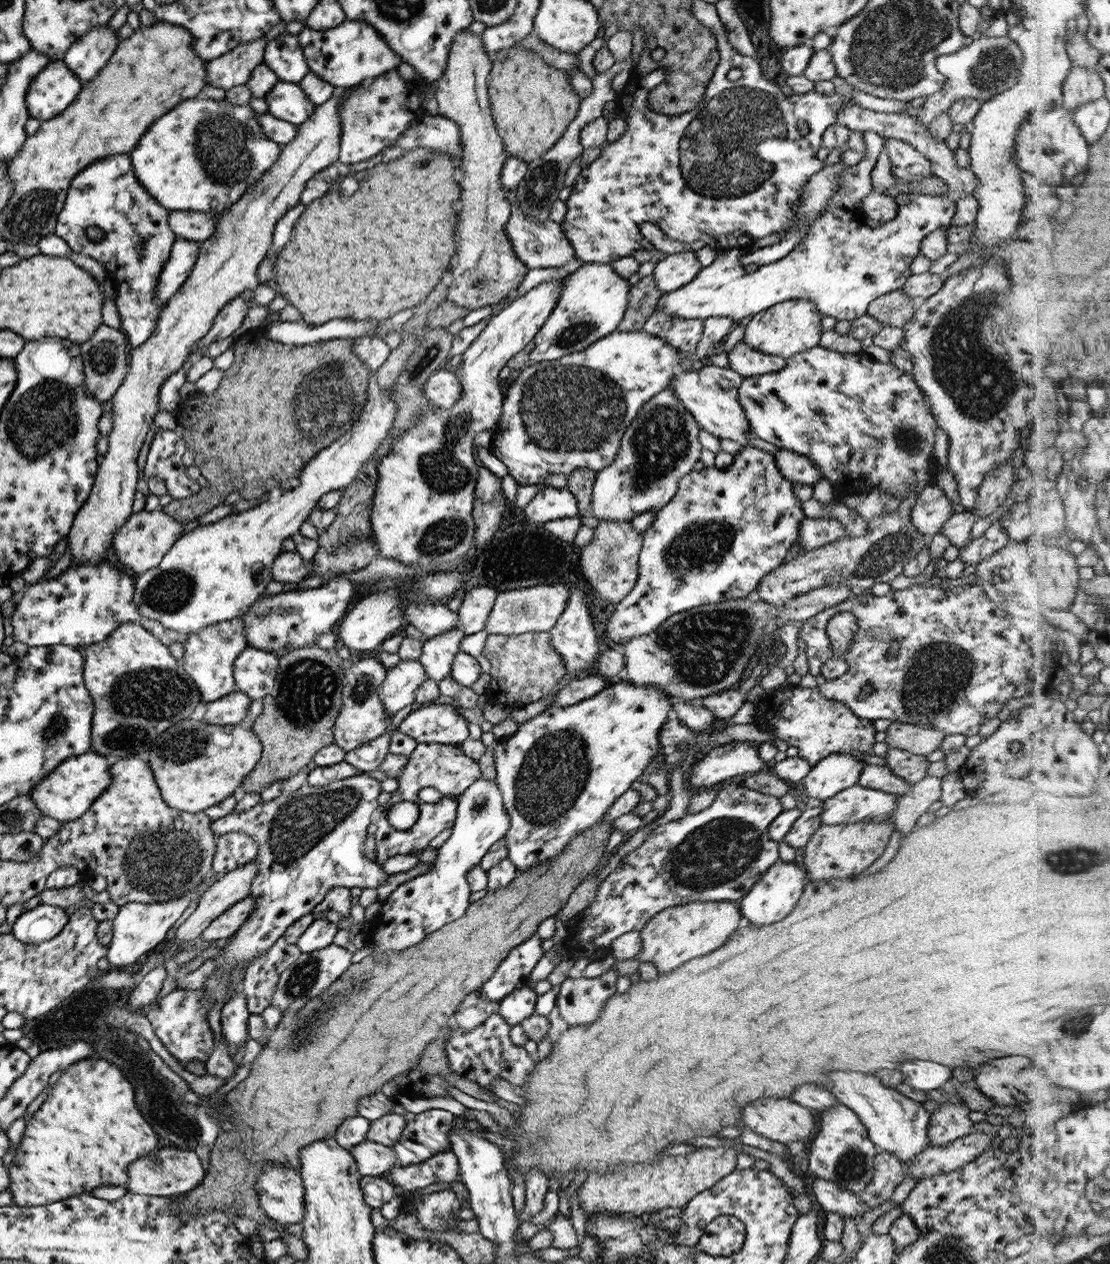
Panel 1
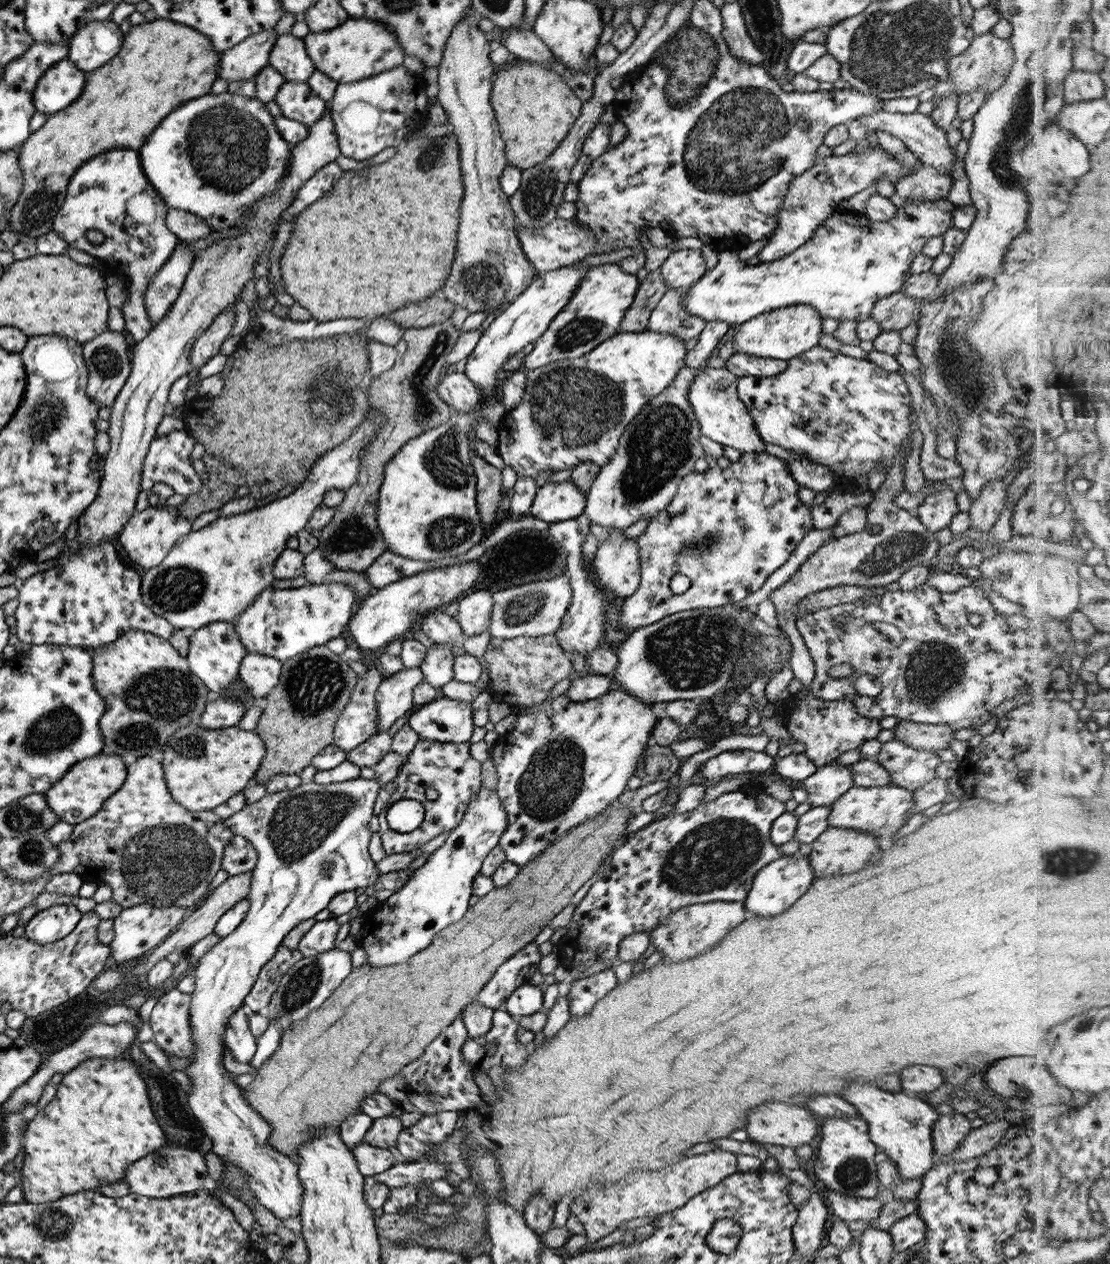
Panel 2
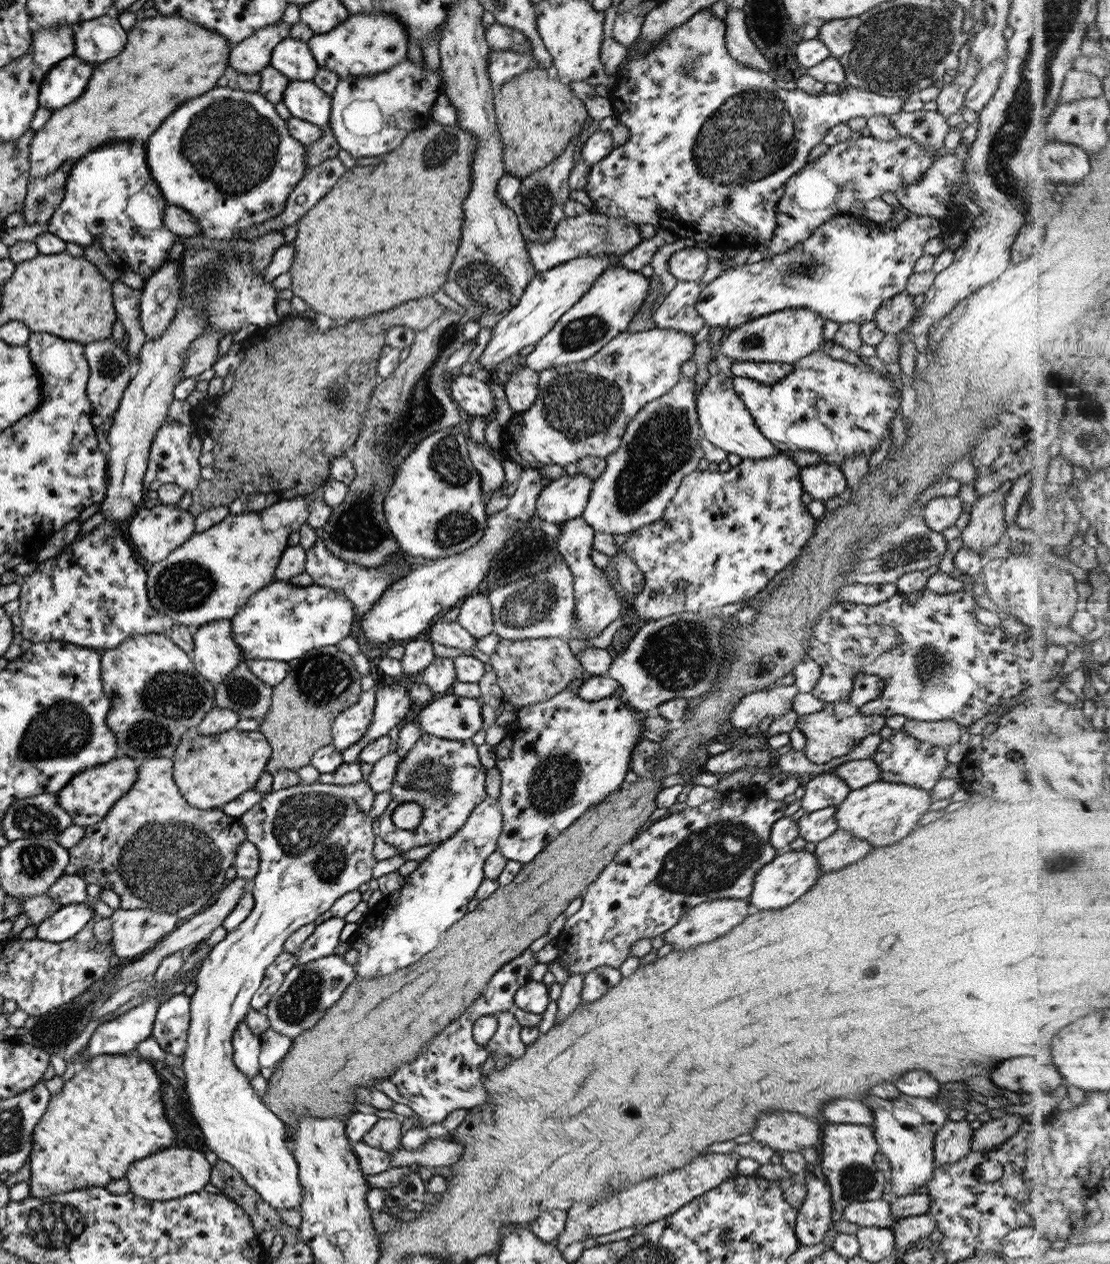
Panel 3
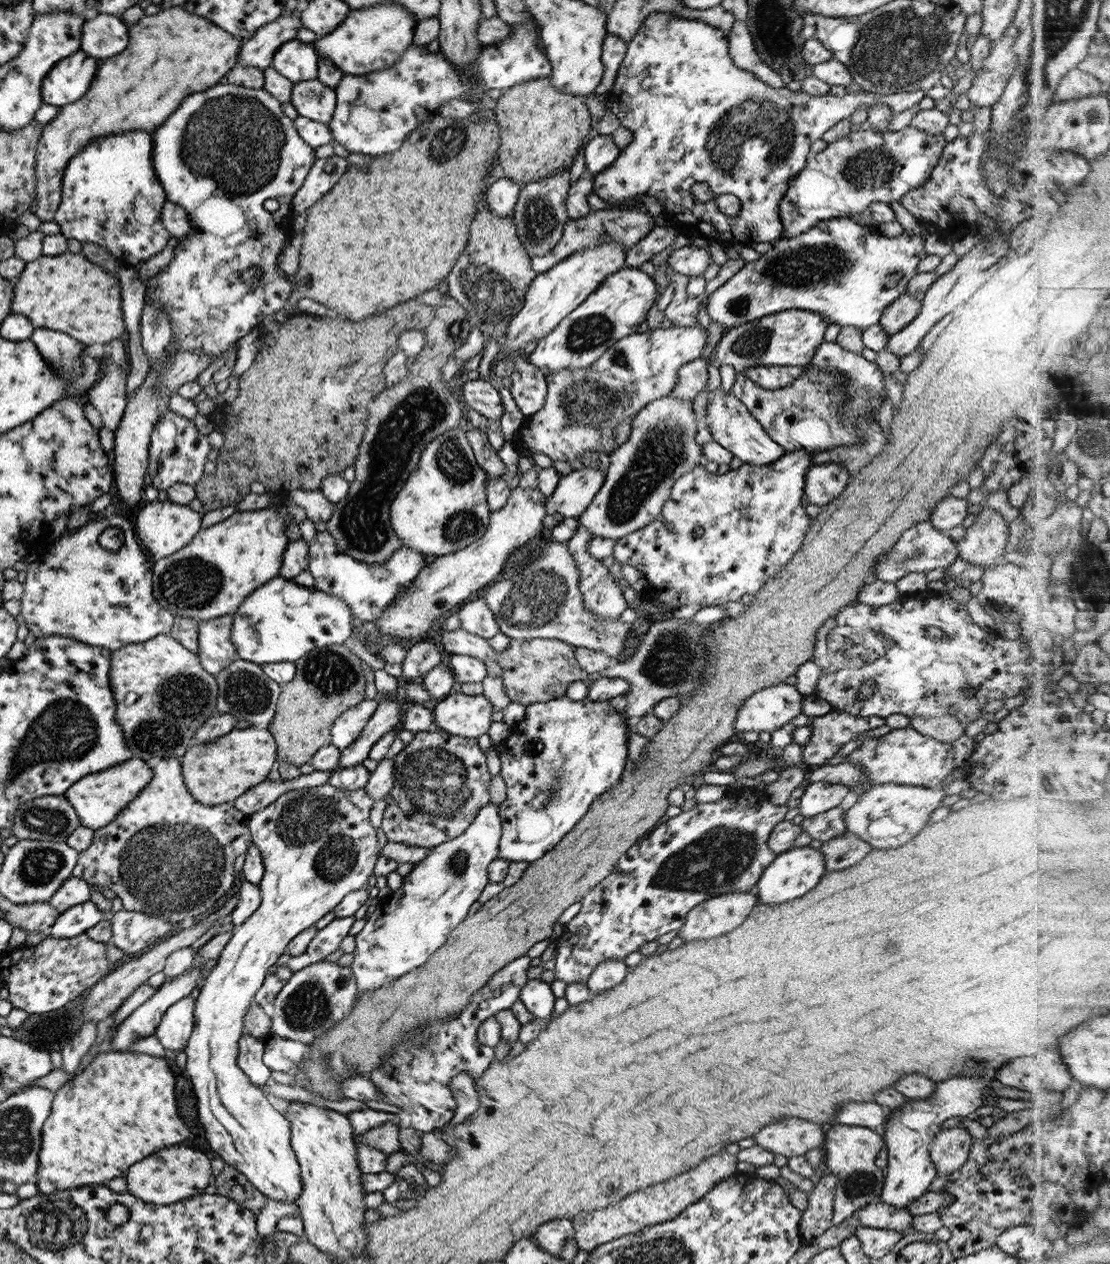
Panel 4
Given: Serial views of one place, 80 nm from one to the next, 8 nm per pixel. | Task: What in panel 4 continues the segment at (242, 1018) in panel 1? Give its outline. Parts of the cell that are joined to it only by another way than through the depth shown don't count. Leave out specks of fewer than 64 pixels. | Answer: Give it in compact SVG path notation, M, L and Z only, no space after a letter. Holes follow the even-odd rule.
M241 1033L237 1039L236 1065L244 1072L253 1086L262 1088L269 1080L270 1070L263 1064L263 1041Z

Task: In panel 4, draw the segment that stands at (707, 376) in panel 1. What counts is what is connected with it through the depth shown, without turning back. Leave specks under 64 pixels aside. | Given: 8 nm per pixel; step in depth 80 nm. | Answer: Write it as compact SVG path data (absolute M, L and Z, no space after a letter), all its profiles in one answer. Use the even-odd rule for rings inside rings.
M723 389L708 399L701 424L708 428L714 442L731 452L732 456L739 458L742 463L751 466L766 465L787 453L765 435L765 431L746 406L733 393Z

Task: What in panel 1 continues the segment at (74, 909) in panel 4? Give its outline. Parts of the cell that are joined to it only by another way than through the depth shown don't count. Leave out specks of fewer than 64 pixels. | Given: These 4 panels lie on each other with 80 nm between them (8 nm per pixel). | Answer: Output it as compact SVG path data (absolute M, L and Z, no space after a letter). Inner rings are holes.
M39 904L31 910L17 909L9 916L13 916L10 933L19 942L39 944L52 939L69 918L65 909L50 905Z

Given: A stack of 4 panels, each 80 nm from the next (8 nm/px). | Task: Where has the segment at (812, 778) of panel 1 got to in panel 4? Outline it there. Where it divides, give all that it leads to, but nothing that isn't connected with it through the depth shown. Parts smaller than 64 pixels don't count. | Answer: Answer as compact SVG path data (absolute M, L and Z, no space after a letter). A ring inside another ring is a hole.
M813 782L808 784L799 797L798 814L810 817L835 808L849 788L841 784L829 784L829 782Z

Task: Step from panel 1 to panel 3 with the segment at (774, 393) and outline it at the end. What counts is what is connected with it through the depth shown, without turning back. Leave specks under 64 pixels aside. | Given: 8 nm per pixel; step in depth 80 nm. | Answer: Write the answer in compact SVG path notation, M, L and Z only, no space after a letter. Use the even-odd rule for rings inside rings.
M815 349L802 356L793 368L777 382L762 383L745 377L732 376L733 390L753 417L759 432L773 447L781 451L809 450L819 456L819 462L840 464L846 456L863 456L878 449L889 432L889 422L899 411L901 395L897 394L893 379L885 379L873 367L856 367Z

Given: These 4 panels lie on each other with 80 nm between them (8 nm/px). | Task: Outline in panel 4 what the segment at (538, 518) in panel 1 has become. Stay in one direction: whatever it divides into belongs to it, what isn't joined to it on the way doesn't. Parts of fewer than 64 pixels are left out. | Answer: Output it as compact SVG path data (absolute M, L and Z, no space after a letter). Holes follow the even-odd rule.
M583 467L561 476L544 502L546 515L553 516L558 512L562 518L576 519L588 507L605 475L606 469Z

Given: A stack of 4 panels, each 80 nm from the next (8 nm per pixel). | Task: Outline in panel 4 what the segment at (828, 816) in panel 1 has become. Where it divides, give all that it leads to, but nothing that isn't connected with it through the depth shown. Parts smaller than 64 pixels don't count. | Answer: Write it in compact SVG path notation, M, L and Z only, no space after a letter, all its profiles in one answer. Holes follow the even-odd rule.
M879 784L867 787L852 806L843 813L847 831L858 836L873 849L892 849L901 846L921 832L928 816L939 806L944 797L941 788L923 788L901 784Z

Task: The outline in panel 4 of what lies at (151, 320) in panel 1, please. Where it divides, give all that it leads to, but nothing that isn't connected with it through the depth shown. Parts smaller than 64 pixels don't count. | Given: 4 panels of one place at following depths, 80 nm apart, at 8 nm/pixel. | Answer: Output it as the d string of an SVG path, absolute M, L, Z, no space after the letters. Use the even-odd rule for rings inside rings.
M128 130L90 140L63 169L61 198L52 222L66 239L103 246L119 263L139 267L166 248L170 234L161 224L141 226L133 218L133 200L145 196L159 214L166 201L153 171L152 133Z

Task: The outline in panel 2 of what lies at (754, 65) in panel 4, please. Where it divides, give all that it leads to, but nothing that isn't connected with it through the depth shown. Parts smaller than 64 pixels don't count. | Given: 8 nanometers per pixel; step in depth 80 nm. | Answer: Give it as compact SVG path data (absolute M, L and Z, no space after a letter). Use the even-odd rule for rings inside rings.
M734 1L723 3L718 9L722 20L722 37L728 51L735 57L751 64L761 65L764 56L755 48L747 34L740 6Z

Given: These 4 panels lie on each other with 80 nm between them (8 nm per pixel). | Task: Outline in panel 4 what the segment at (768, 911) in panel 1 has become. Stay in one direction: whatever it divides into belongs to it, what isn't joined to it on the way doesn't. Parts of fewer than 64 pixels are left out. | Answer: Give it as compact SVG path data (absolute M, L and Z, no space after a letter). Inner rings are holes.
M792 847L776 857L764 868L761 876L757 879L754 892L758 898L757 903L781 904L802 897L809 892L819 879L825 874L824 856L817 849L808 847Z

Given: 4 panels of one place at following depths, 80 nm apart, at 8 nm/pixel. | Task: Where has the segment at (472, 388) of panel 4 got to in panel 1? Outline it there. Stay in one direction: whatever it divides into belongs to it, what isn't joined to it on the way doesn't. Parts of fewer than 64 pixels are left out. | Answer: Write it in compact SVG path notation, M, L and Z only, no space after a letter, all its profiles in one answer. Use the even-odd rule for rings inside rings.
M435 369L422 384L422 394L437 407L449 408L459 397L461 387L453 372Z

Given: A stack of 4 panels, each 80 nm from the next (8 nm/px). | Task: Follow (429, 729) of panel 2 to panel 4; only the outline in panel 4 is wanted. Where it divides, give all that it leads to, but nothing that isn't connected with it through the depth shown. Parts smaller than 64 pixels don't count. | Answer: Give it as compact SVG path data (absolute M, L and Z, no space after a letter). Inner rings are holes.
M449 694L441 702L430 704L434 730L463 738L477 738L487 732L493 707L482 695L471 697Z

